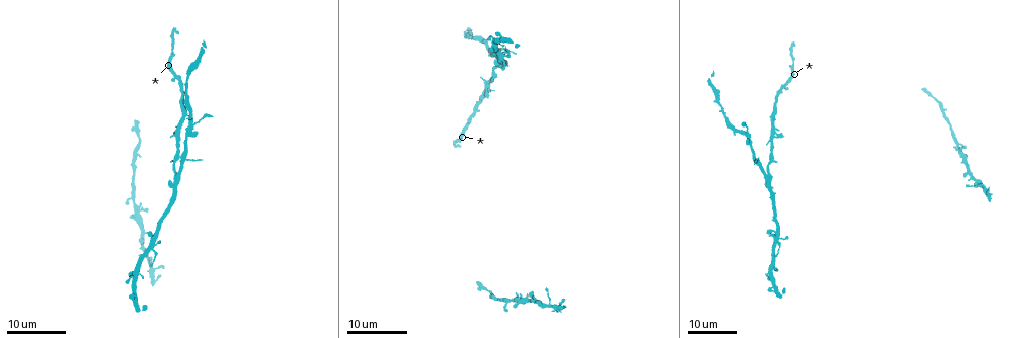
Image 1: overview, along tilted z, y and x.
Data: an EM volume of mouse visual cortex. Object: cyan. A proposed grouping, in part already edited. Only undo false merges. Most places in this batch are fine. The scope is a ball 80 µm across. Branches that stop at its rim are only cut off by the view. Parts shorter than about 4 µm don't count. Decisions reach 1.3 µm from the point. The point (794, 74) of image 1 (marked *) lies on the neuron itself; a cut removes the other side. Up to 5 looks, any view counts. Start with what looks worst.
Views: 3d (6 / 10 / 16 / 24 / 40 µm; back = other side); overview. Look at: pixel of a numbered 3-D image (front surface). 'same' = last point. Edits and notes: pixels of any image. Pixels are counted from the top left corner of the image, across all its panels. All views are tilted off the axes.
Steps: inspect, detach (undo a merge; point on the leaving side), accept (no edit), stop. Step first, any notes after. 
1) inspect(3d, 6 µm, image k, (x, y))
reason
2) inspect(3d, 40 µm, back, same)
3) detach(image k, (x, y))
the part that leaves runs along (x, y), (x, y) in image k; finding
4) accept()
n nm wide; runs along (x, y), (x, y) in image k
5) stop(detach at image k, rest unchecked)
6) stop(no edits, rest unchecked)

inspect(3d, 24 µm, image 1, (178, 176))

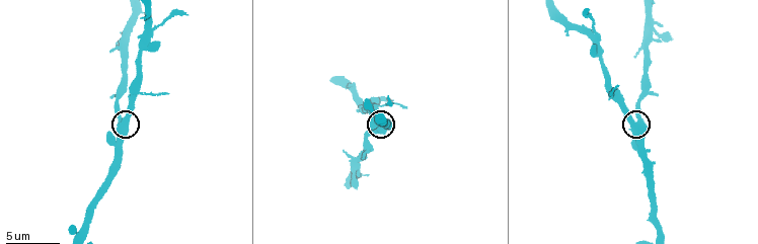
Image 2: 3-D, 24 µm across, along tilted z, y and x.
inspect(3d, 6 µm, image 2, (633, 124))
closer look

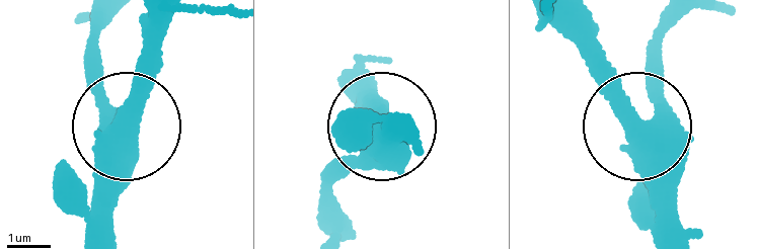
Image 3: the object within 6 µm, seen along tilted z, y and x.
accept()
one neuron here

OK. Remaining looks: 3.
inspect(3d, 16 µm, image 1, (723, 113))
small branch off a trunk

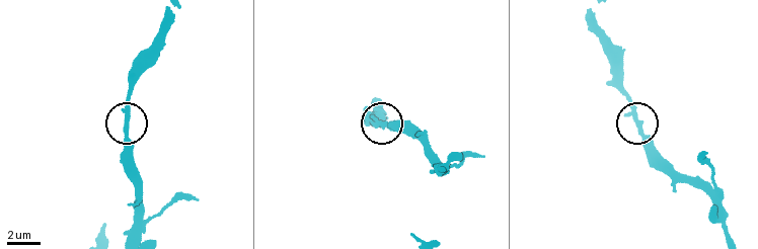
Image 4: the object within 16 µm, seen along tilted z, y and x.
inspect(3d, 6 µm, image 4, (125, 125))

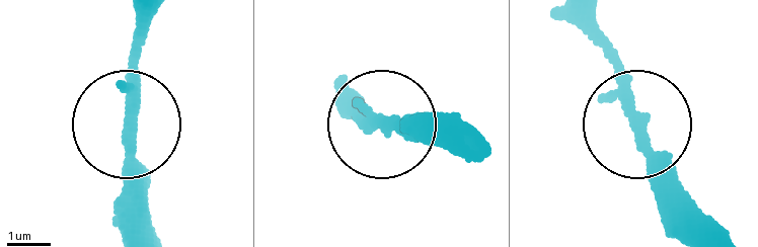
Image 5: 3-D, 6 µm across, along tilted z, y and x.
accept()
220 nm wide; runs along (150, 229), (128, 116), (137, 24) in image 5; one neuron here

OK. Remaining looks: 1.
stop(no edits, rest unchecked)

